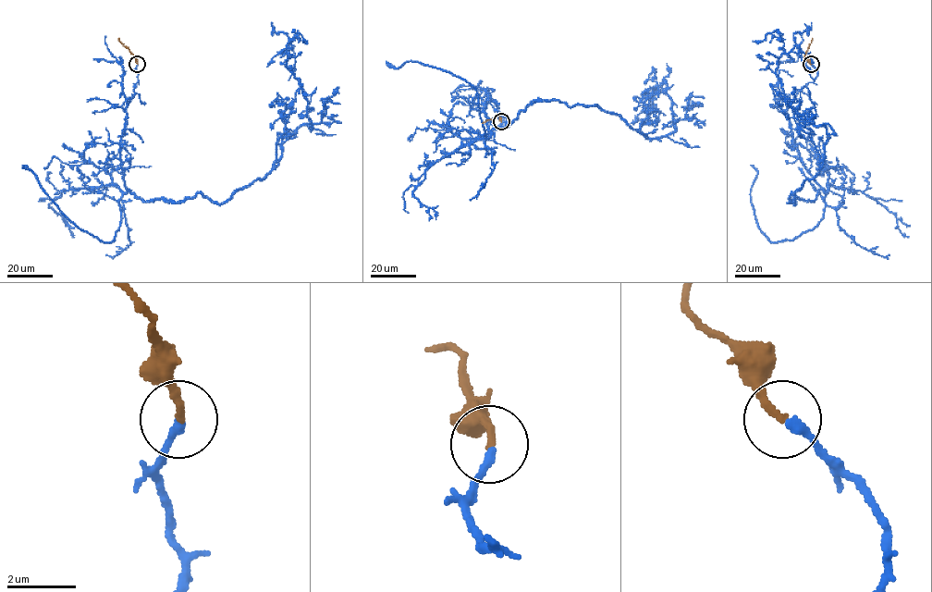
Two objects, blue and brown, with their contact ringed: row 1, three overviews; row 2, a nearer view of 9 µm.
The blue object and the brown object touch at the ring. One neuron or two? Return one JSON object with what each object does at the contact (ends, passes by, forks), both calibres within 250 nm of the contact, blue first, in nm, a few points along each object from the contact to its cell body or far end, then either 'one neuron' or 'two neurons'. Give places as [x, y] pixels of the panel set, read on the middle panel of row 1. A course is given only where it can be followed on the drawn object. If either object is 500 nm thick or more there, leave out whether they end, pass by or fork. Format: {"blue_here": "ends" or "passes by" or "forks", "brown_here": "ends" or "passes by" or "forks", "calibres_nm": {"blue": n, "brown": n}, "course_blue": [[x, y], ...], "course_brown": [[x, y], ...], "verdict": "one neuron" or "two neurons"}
{"blue_here": "ends", "brown_here": "ends", "calibres_nm": {"blue": 260, "brown": 240}, "course_blue": [[501, 121], [490, 97], [490, 131], [558, 100], [661, 138], [675, 121], [656, 87], [653, 126]], "course_brown": [[501, 121], [498, 116], [483, 123]], "verdict": "one neuron"}

